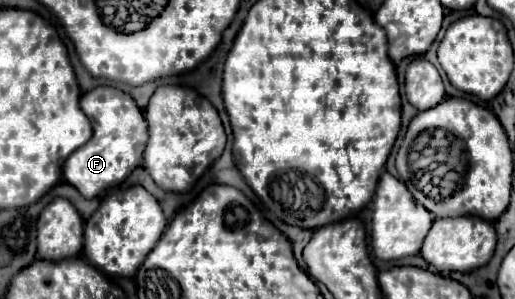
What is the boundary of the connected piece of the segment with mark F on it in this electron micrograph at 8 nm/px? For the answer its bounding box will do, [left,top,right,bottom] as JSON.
[63,86,147,198]

